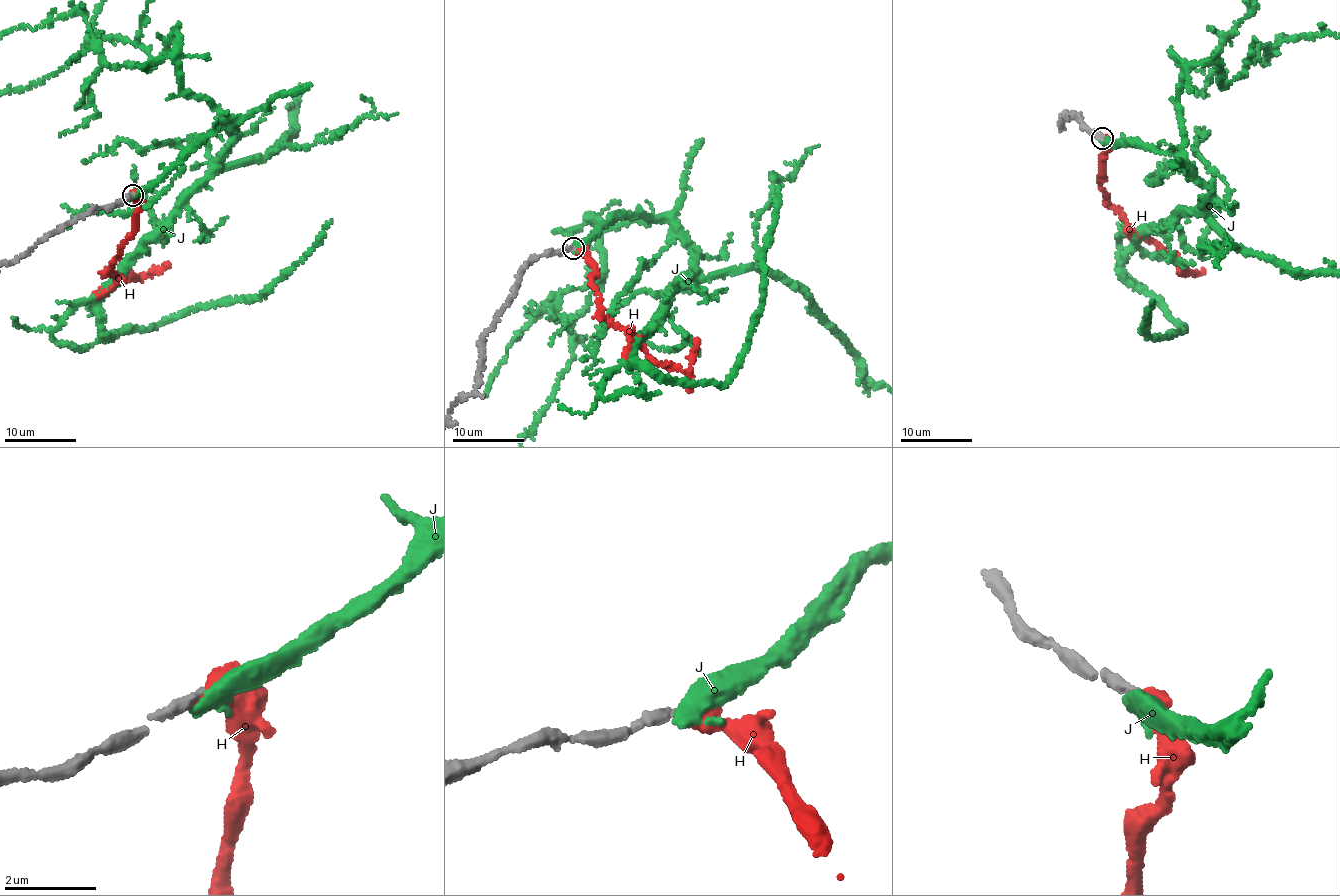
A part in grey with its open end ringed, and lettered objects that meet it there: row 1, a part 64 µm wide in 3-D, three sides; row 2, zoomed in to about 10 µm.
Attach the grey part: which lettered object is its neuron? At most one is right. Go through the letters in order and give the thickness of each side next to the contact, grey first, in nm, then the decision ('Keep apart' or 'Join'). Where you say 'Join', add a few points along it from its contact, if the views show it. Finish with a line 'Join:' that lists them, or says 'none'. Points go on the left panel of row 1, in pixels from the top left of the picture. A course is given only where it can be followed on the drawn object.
H: Thickness 240 nm (grey) against 420 nm. Join. Its course: (131, 195), (138, 203), (135, 231), (108, 272), (123, 280), (129, 274), (143, 278), (169, 264)
J: Thickness 240 nm (grey) against 420 nm. Keep apart
Join: H

